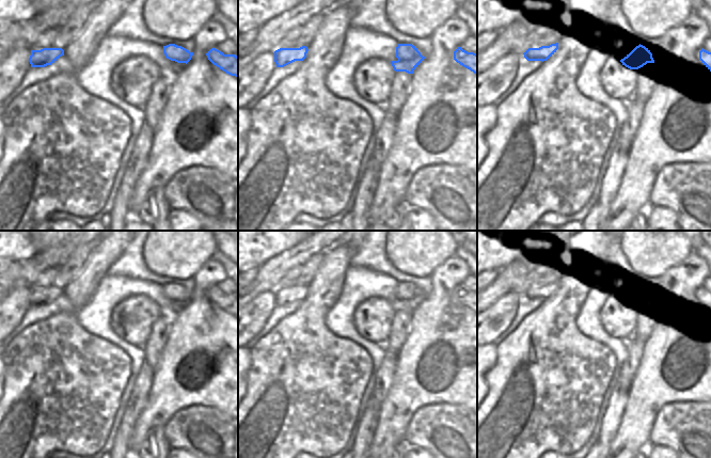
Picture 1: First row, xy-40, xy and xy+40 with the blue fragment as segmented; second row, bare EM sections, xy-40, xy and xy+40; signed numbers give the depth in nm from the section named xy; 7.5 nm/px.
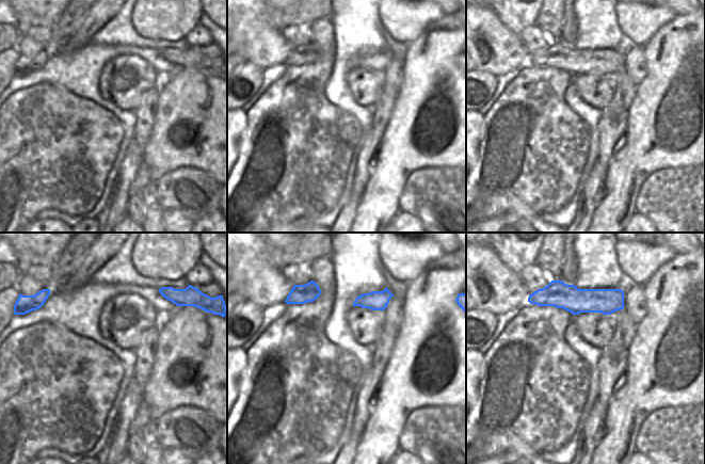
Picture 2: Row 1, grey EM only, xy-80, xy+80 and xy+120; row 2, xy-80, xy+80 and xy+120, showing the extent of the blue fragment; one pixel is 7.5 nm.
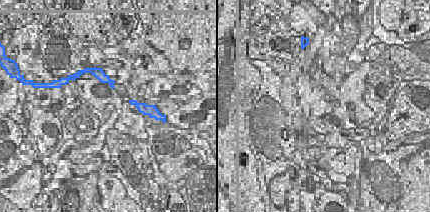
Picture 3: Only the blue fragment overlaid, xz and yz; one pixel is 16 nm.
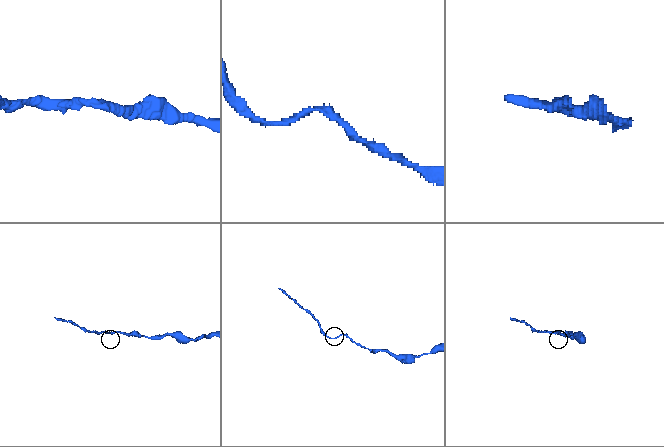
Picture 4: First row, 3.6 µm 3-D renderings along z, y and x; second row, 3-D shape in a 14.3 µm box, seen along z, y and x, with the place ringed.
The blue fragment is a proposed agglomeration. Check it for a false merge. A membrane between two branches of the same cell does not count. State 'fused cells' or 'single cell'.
single cell

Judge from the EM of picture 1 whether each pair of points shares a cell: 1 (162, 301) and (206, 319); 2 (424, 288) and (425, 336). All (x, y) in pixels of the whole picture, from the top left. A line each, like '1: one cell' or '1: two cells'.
1: two cells
2: two cells

